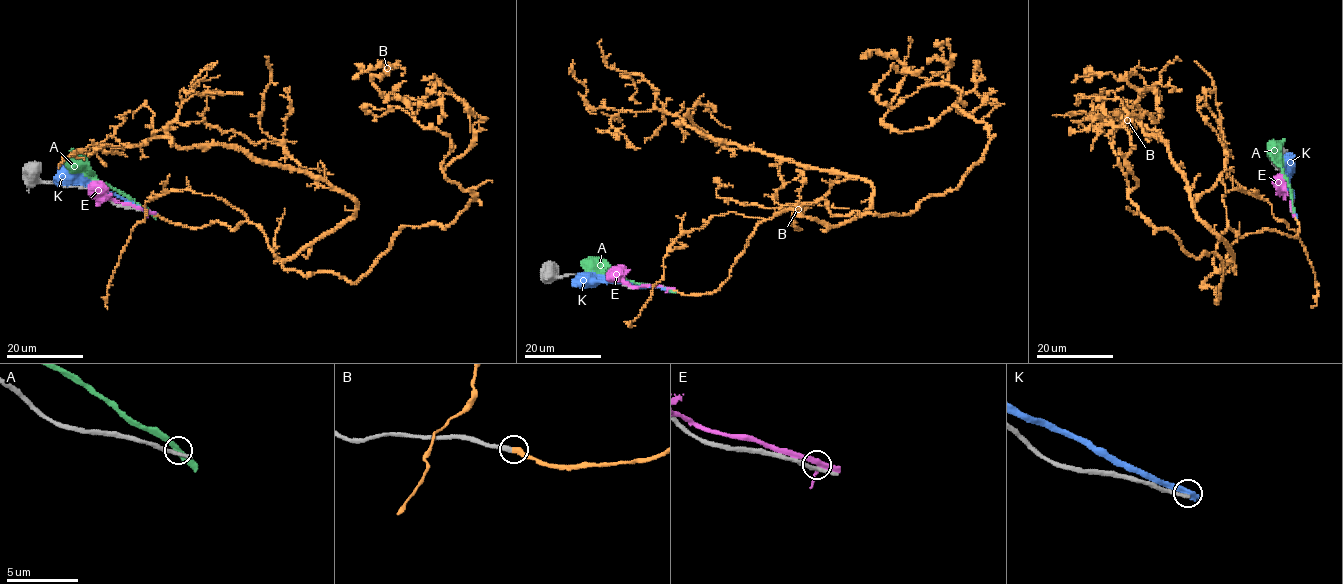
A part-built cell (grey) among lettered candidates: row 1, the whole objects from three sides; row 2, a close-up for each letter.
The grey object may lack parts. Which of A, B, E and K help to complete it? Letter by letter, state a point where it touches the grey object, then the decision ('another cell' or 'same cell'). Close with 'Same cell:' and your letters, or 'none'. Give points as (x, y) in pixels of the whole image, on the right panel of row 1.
A: contact (1295, 215); another cell
B: contact (1294, 218); same cell
E: contact (1293, 214); another cell
K: contact (1295, 216); another cell
Same cell: B

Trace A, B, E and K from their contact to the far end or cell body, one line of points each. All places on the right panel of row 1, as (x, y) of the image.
A: (1295, 215), (1281, 156), (1271, 145)
B: (1294, 217), (1224, 230), (1216, 303), (1222, 259), (1129, 196), (1124, 120), (1156, 96), (1091, 79)
E: (1293, 214), (1292, 197), (1282, 187), (1278, 175)
K: (1295, 216), (1288, 175), (1284, 169), (1286, 156)

